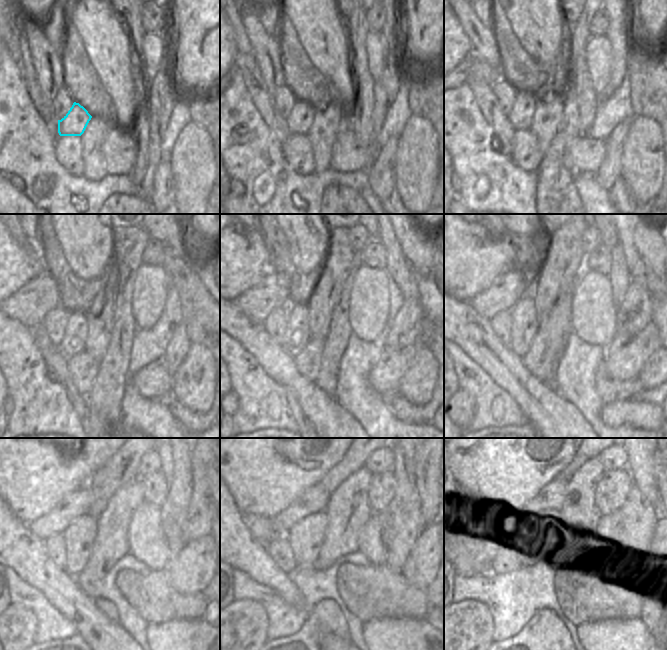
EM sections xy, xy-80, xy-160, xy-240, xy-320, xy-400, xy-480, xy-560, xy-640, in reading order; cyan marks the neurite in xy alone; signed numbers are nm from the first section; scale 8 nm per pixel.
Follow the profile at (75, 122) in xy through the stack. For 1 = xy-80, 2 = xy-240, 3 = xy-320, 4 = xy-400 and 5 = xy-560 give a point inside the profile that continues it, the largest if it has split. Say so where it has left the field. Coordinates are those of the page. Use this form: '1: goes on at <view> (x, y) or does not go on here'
1: goes on at xy-80 (301, 117)
2: goes on at xy-240 (74, 340)
3: goes on at xy-320 (297, 335)
4: goes on at xy-400 (525, 323)
5: goes on at xy-560 (305, 538)

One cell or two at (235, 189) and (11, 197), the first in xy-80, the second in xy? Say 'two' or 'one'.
two

